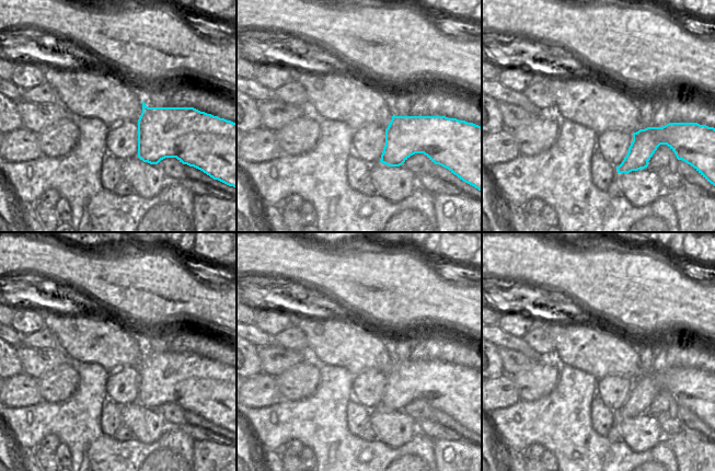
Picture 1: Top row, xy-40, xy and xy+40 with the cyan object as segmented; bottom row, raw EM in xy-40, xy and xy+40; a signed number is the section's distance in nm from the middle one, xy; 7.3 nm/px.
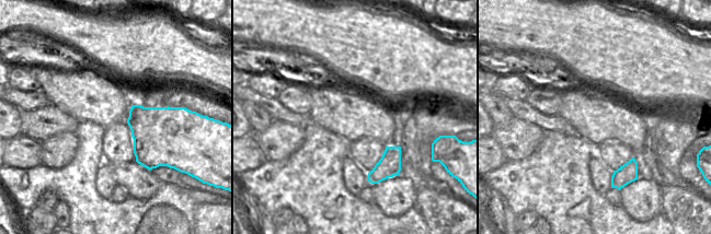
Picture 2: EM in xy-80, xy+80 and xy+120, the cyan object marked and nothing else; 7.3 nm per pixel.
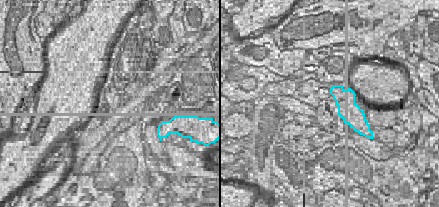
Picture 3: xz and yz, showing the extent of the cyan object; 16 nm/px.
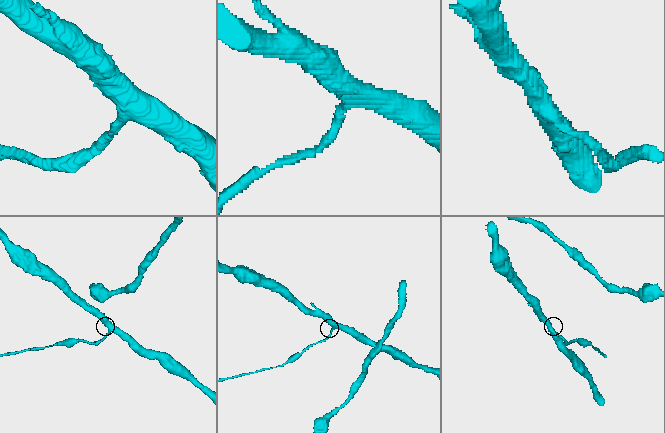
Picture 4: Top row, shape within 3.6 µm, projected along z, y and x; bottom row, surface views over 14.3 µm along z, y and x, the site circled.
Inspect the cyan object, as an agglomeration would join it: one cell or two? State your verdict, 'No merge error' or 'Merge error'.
No merge error.

